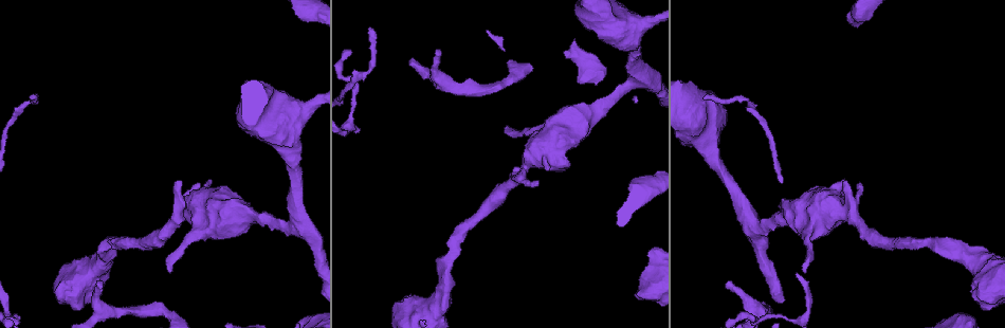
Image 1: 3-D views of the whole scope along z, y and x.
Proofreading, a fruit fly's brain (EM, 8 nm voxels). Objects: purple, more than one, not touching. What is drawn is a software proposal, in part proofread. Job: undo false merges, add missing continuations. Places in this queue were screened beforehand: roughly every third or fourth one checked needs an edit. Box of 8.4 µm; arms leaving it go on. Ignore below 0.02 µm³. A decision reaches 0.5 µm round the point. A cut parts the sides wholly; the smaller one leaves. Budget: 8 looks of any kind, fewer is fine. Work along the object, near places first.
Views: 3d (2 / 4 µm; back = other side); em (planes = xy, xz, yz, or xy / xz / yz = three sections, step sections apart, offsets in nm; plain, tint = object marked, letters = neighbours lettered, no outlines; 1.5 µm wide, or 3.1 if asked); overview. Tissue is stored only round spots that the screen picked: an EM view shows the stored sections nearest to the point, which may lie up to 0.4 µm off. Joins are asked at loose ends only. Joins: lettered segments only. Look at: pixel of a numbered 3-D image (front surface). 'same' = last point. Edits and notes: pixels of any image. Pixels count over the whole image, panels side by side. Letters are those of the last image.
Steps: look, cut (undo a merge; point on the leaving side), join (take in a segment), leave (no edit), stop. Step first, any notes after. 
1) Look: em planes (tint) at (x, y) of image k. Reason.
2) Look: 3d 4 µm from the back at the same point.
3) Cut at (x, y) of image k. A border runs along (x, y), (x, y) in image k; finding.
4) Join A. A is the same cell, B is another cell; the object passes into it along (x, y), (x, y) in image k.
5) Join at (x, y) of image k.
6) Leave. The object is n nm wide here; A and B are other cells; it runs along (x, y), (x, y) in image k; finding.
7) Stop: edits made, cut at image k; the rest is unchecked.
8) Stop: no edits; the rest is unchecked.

Look: 3d 4 µm at (521, 170) of image 1. Arms part here.

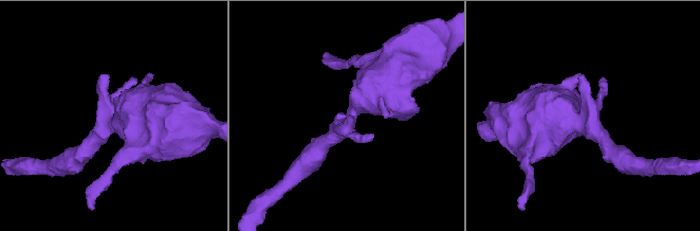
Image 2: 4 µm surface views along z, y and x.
Look: em planes (tint) at (112, 120) of image 2. Now the EM.

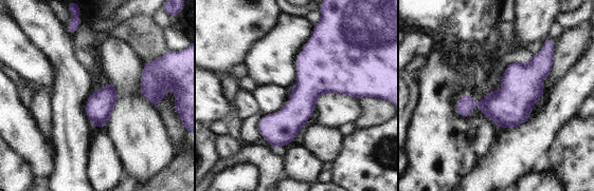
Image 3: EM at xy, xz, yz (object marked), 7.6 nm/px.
Look: em planes (letters) at the same point.

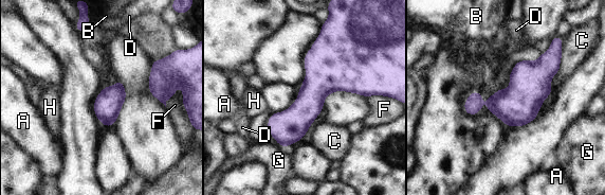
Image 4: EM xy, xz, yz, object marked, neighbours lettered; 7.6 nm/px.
Leave. A, B, C, D, F, G and H are other cells; a border runs along (562, 47), (560, 69), (555, 73) in image 4; one neuron here.

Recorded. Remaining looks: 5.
Look: 3d 4 µm at (172, 270) of image 1. Free end.

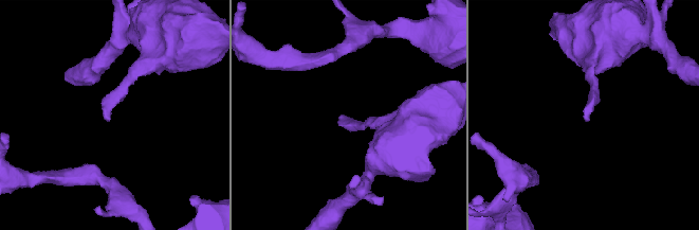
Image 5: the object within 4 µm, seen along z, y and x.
Look: em planes (plain) at (345, 118) of image 5.

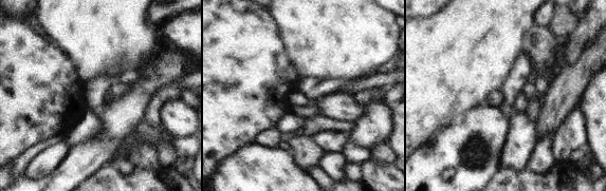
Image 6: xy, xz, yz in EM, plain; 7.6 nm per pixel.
Look: em planes (letters) at the same point.

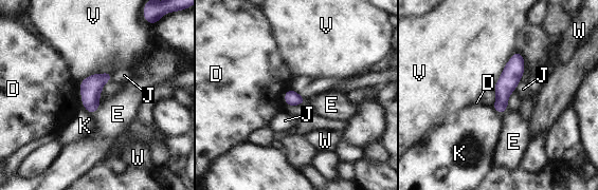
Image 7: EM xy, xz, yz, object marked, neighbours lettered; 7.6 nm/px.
Leave. The object is 110 nm wide here; D, E, J, K, V and W are other cells; it runs along (517, 55), (500, 109) in image 7; none of them fits.

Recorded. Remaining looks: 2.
Look: em planes (letters) at (726, 284) of image 1. Branch stops here.

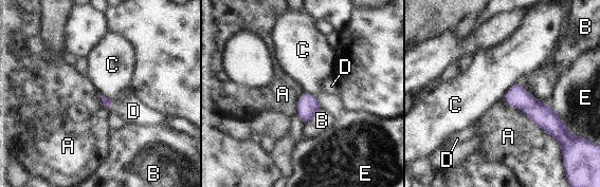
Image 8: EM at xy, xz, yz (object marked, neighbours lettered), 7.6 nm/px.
Join D. D is the same cell, A, B, C and E are other cells; the object passes into it along (106, 101), (109, 104), (133, 111) in image 8; the neuron continues.

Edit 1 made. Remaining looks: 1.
Stop: edits made, join at image 8; the rest is unchecked.

